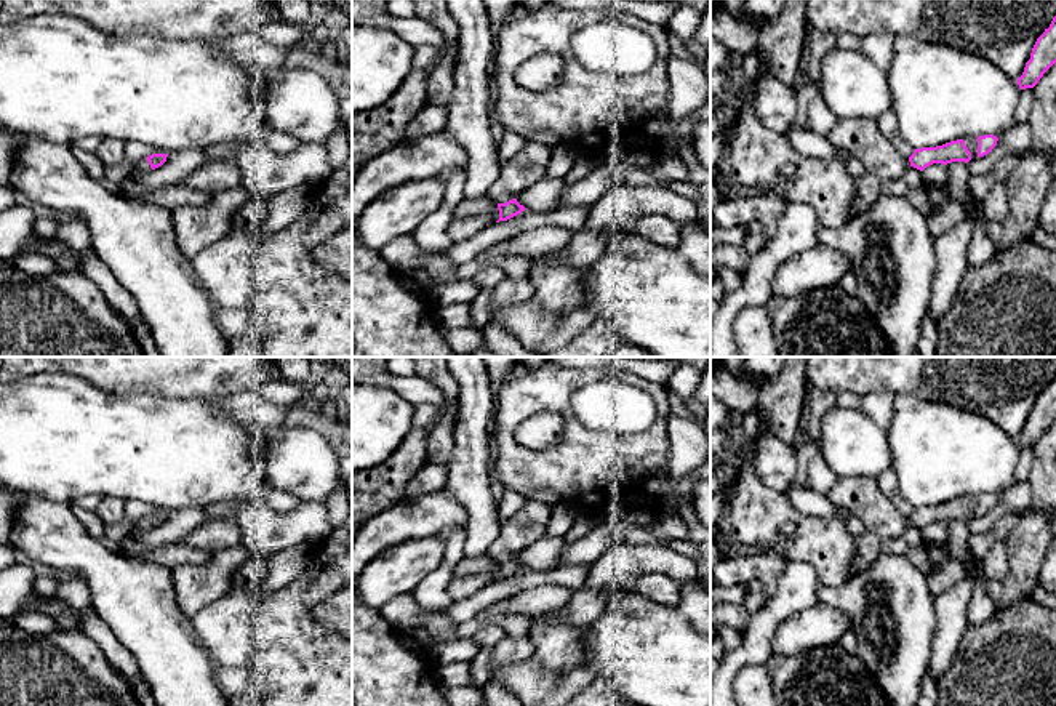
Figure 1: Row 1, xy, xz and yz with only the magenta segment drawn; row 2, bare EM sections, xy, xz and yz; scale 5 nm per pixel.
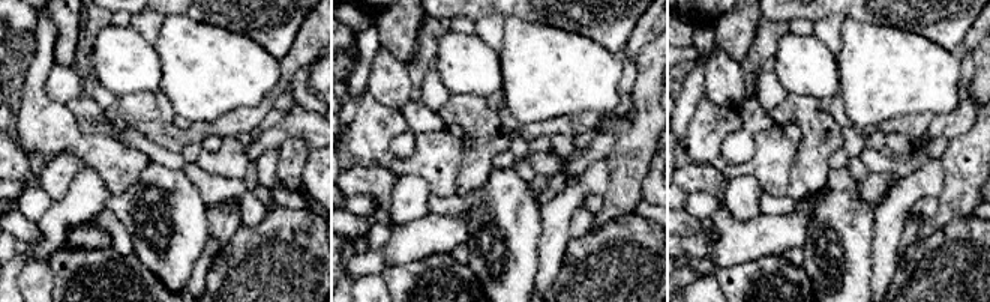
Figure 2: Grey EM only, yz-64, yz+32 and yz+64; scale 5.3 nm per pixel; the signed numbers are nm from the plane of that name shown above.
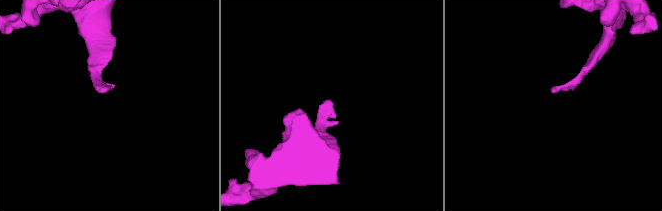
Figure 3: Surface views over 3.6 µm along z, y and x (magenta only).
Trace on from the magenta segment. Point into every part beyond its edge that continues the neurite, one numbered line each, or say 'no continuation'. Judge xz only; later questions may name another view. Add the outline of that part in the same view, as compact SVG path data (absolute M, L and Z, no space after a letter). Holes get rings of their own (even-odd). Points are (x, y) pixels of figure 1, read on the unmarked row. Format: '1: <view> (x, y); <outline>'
1: xz (528, 524); M534 499L525 504L499 528L496 540L488 548L488 556L496 562L517 557L526 546L546 536L554 506Z

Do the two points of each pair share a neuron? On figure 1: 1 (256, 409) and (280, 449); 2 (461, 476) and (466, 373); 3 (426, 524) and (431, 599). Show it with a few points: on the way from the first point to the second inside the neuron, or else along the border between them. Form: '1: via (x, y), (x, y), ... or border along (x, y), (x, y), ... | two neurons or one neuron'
1: border along (282, 423), (268, 429) | two neurons
2: via (471, 450), (471, 399) | one neuron
3: border along (464, 525), (448, 525), (434, 535) | two neurons

